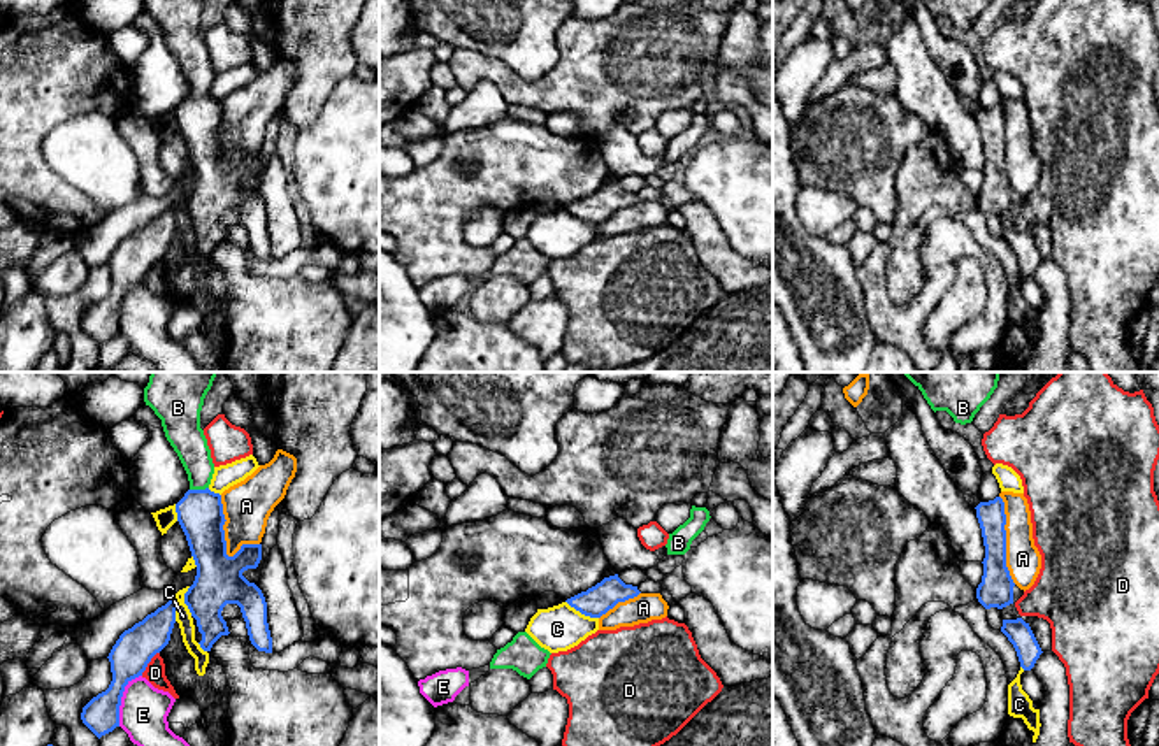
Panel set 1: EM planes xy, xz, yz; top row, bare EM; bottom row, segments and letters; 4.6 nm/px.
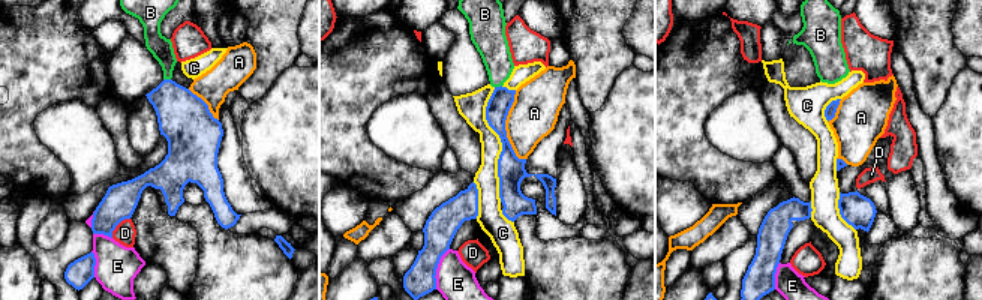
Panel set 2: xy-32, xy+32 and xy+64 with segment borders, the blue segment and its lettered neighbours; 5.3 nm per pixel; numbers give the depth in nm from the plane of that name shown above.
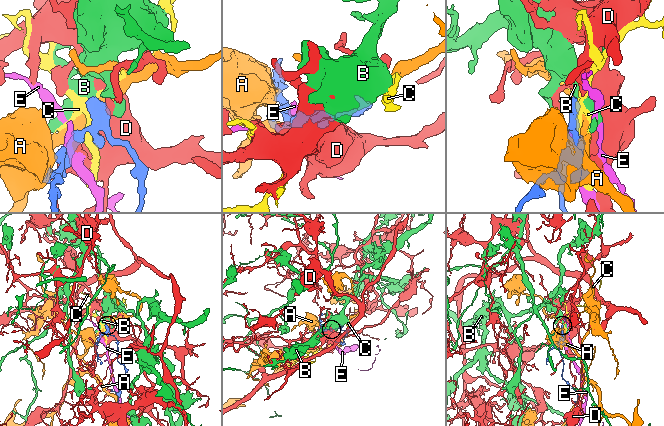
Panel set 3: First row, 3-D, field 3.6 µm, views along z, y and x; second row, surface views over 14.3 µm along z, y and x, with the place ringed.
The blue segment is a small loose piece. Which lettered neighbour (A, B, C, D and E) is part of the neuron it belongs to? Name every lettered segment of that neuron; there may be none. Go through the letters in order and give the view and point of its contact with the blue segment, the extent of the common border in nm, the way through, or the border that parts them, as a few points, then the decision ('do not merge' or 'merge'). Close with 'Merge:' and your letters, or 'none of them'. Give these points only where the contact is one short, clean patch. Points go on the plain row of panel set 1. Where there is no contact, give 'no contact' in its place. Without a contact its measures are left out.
A: xy (222, 134) | 300 nm | do not merge
B: xy (199, 97) | 90 nm | across xy (201, 121), (199, 97), (199, 71), (187, 44) | merge
C: xz (582, 220) | 170 nm | do not merge
D: xy (148, 269) | 140 nm | do not merge
E: xy (120, 306) | 260 nm | do not merge
Merge: B

